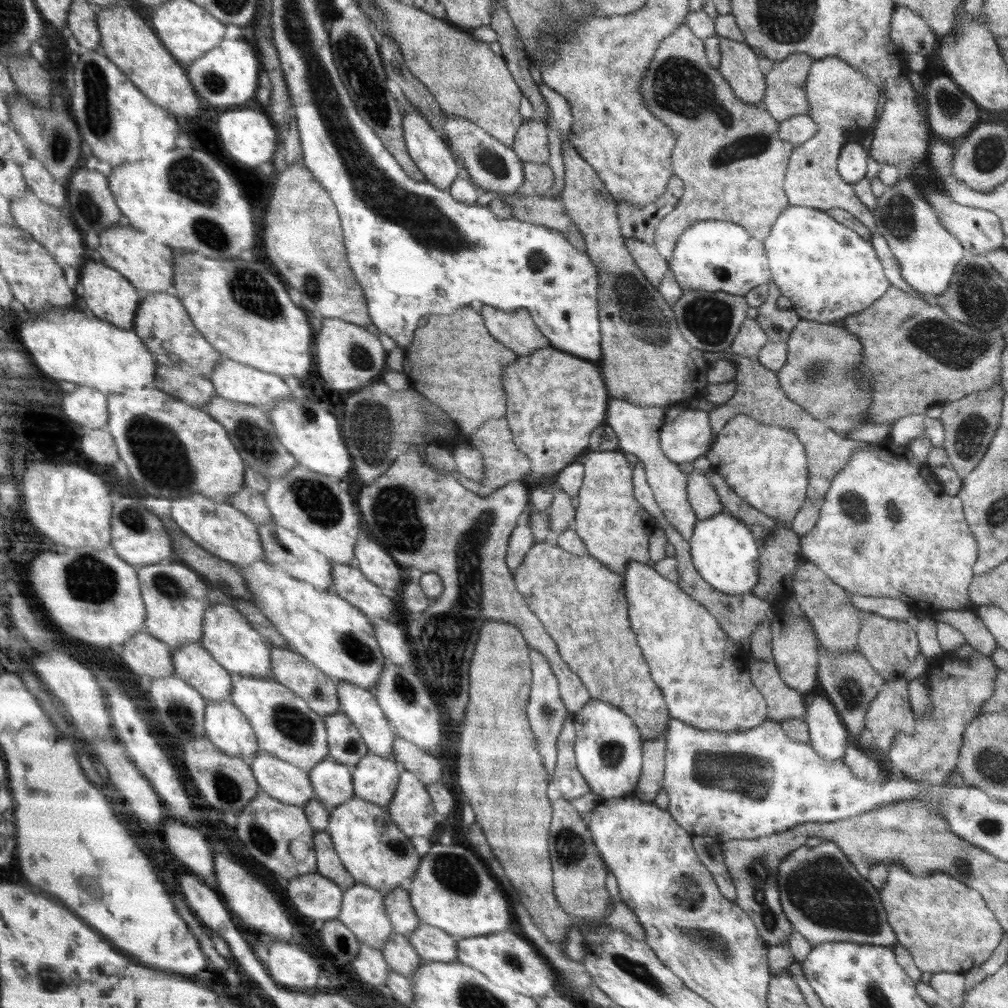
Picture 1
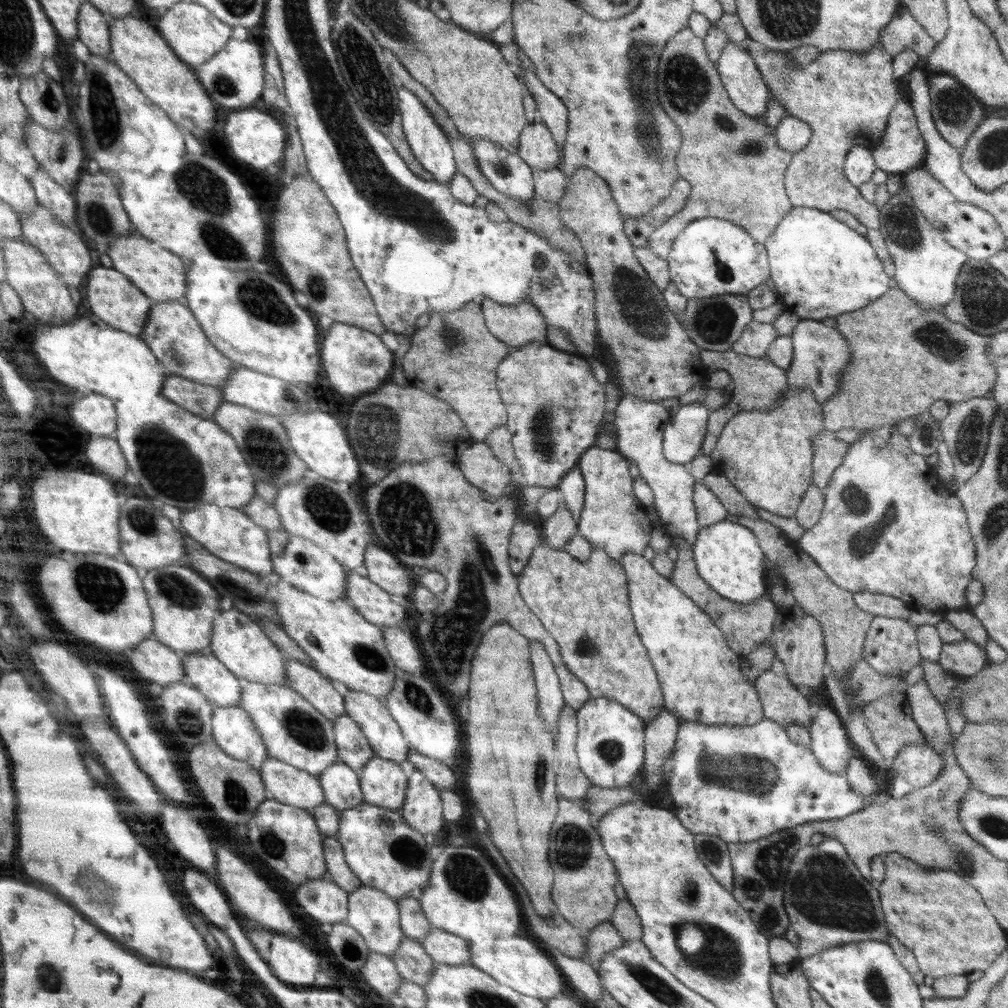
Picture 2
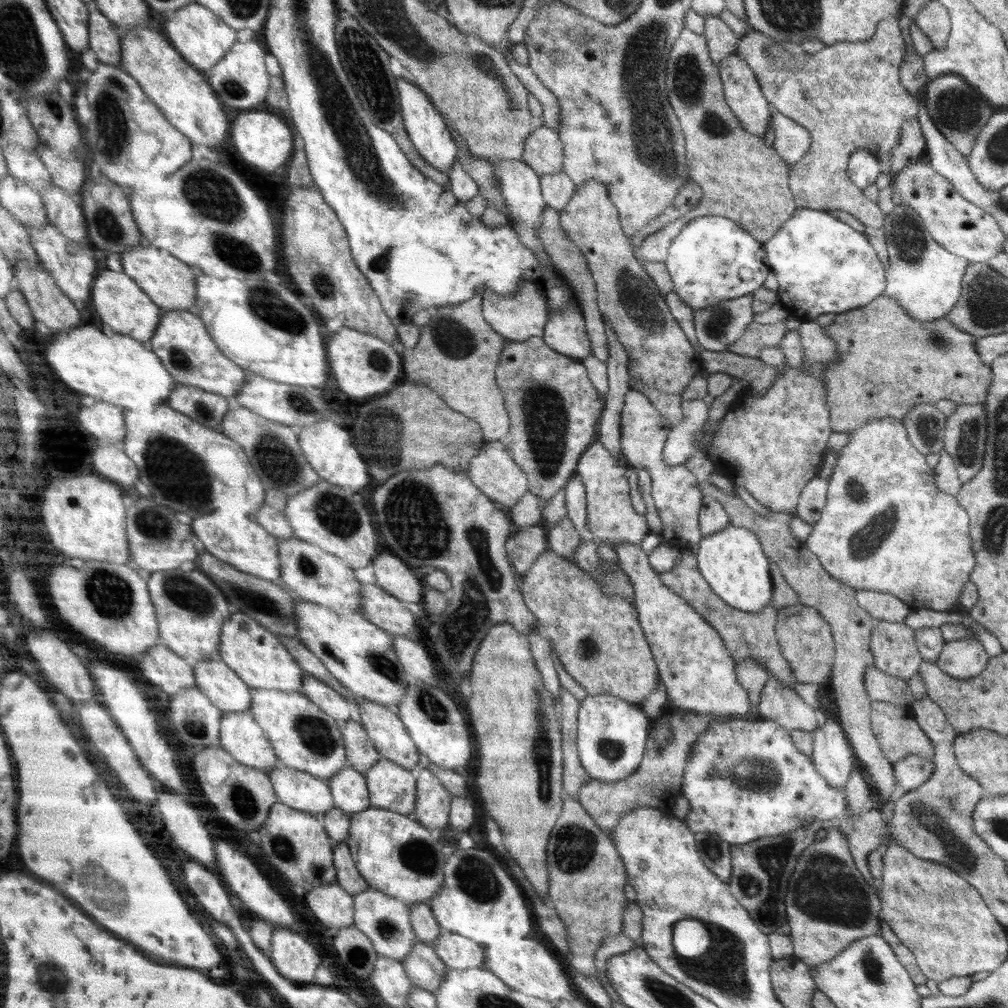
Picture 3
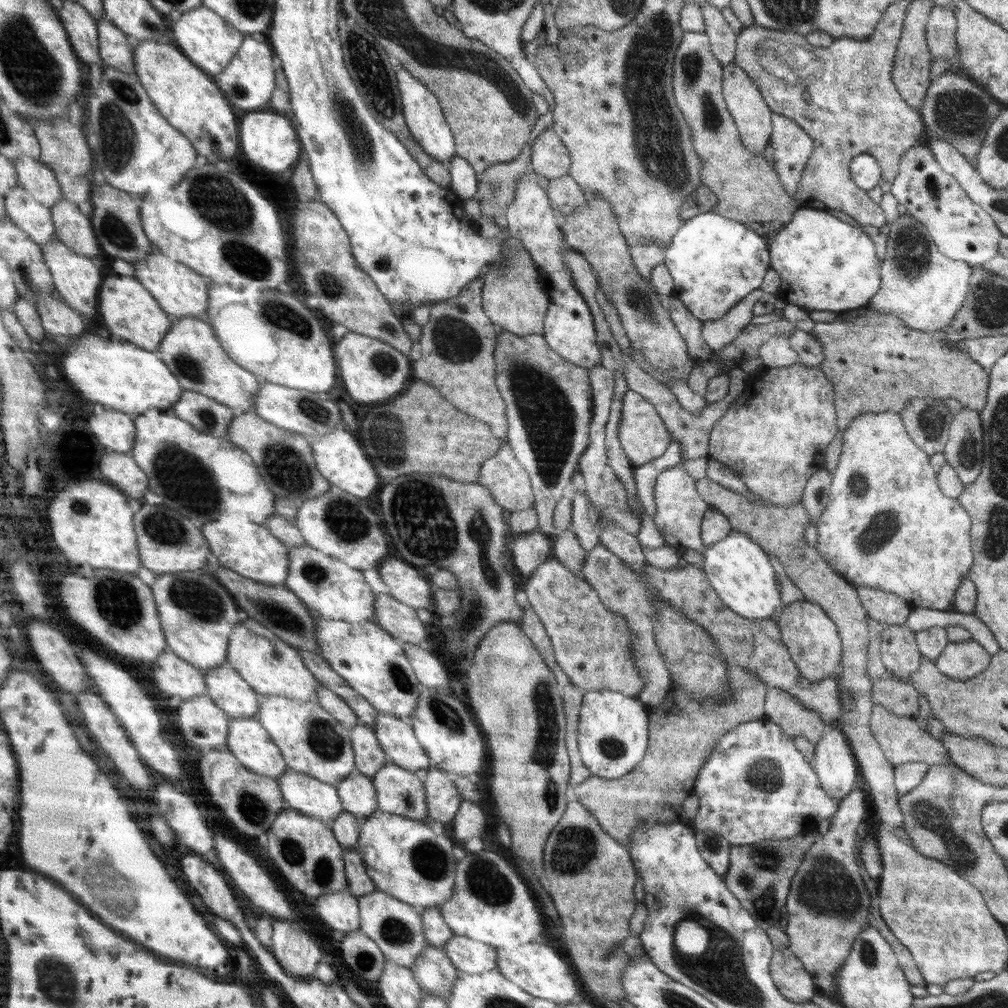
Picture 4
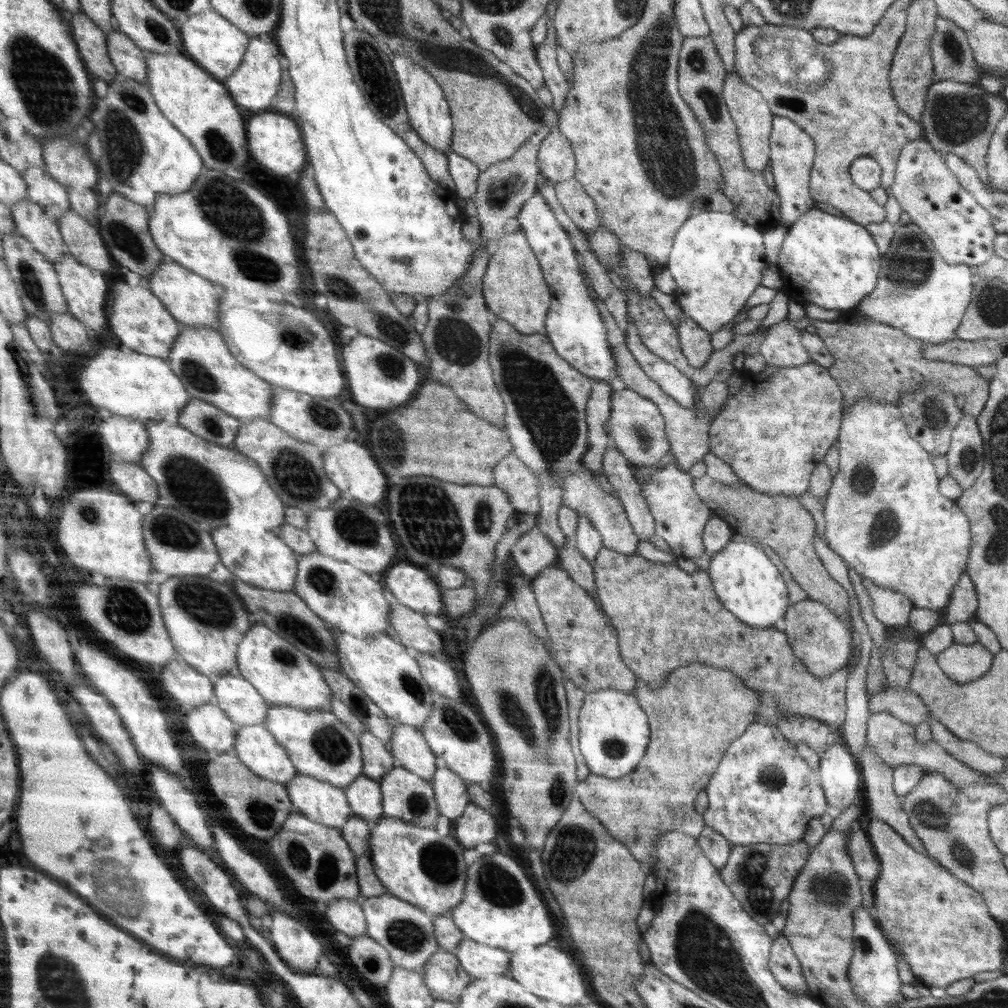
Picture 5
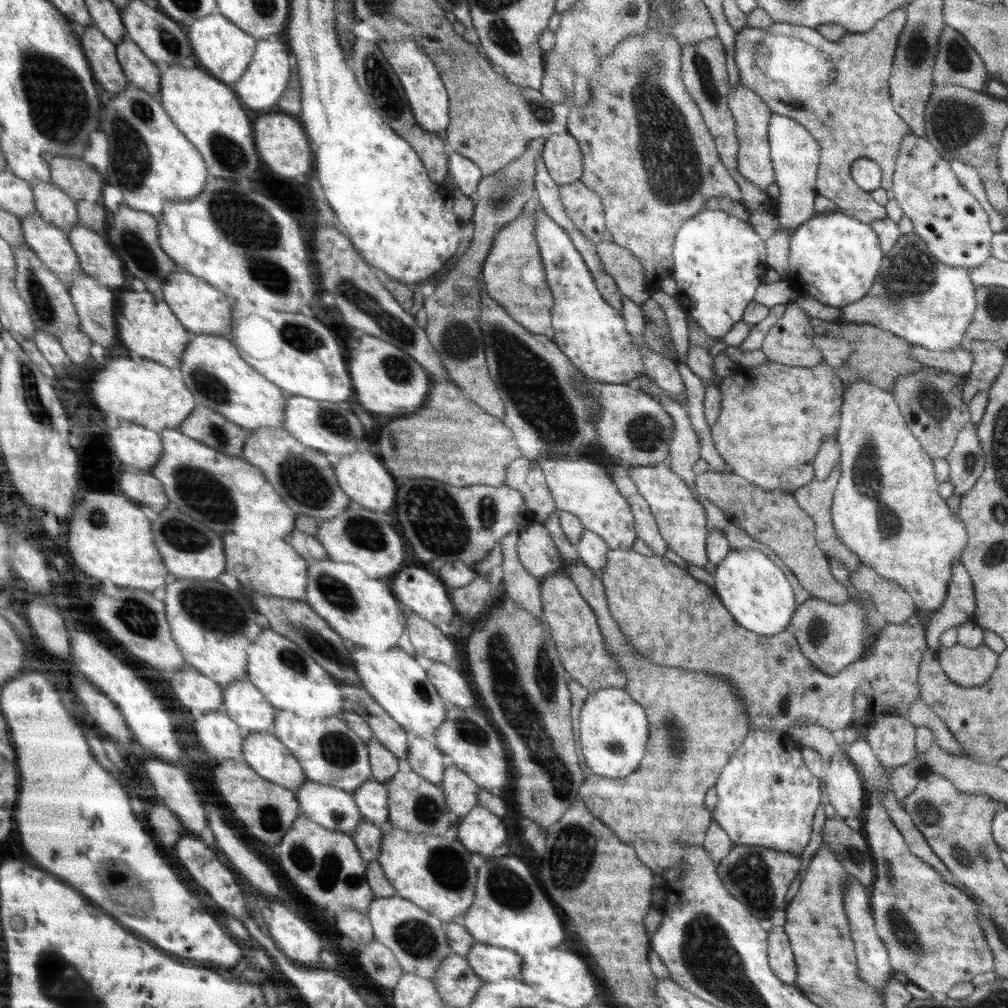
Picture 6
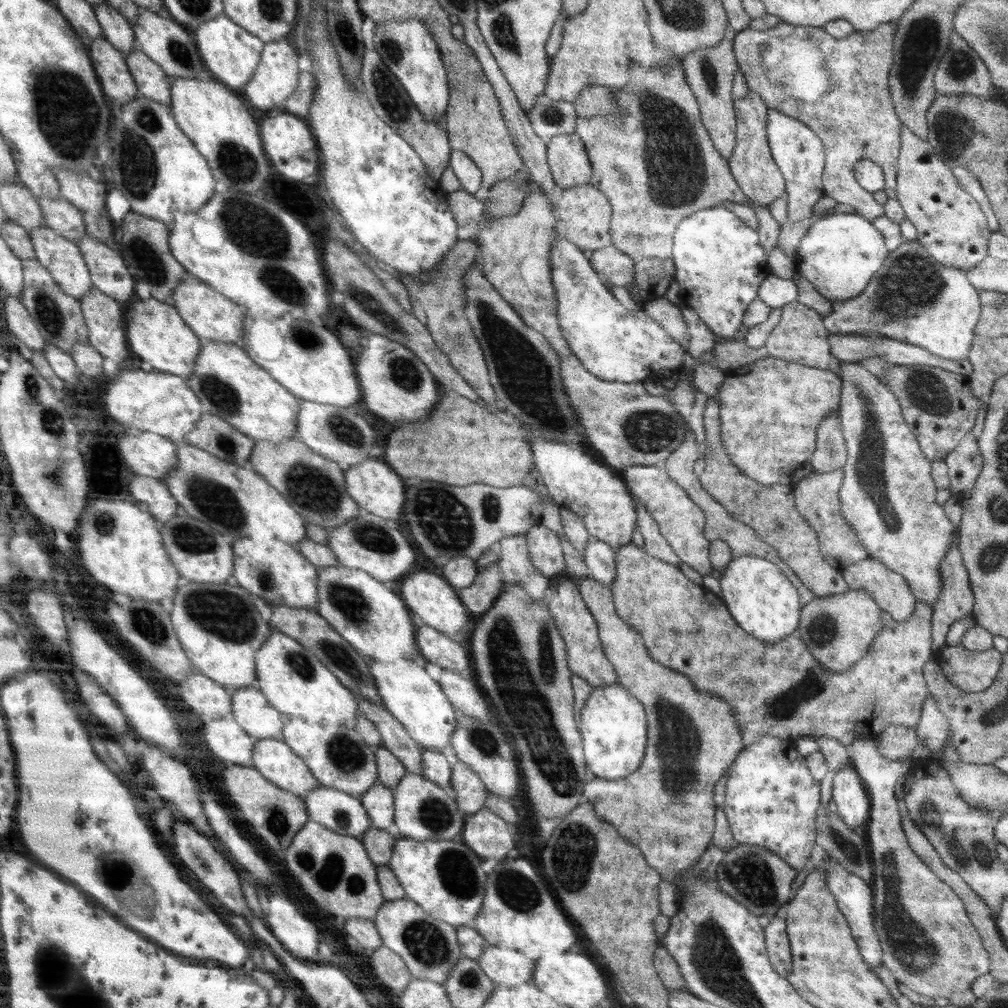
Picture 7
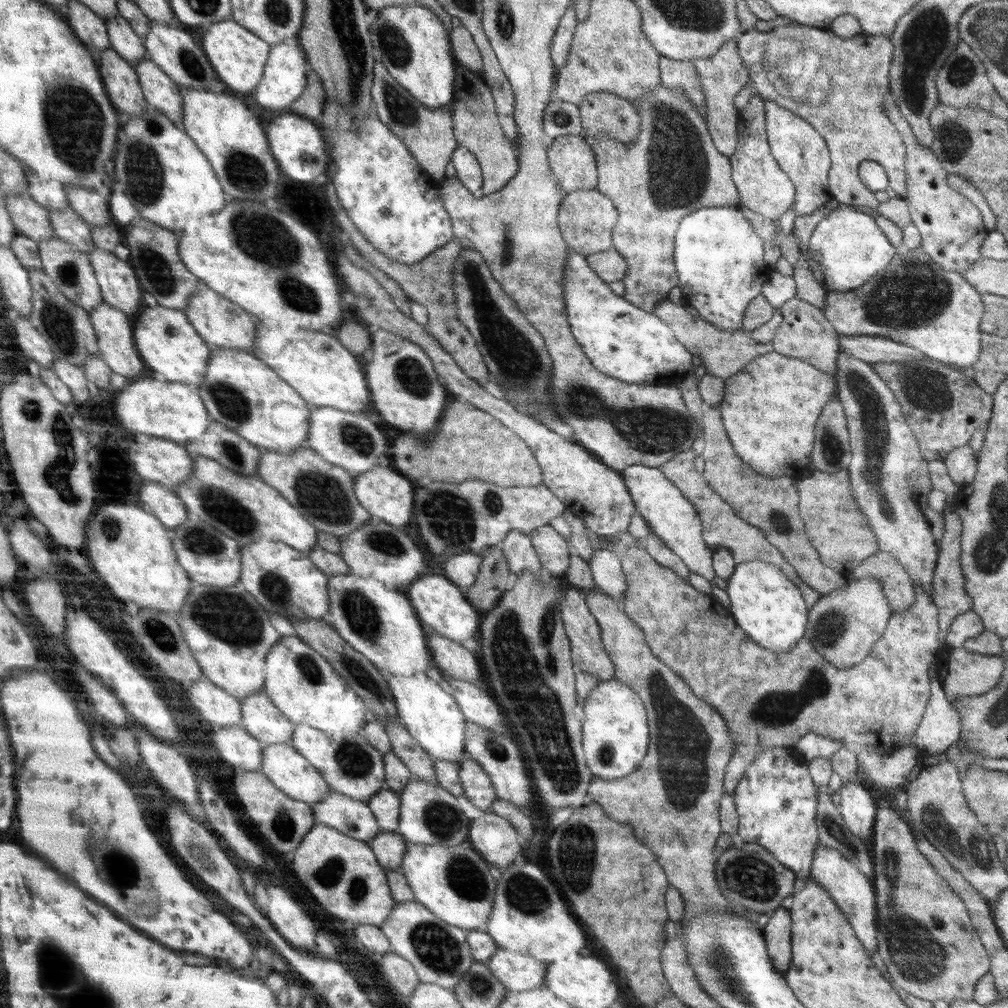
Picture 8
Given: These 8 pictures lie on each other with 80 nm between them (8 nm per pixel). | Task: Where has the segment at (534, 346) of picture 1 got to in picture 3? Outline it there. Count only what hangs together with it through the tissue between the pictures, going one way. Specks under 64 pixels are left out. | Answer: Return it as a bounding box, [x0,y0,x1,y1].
[480,281,549,343]

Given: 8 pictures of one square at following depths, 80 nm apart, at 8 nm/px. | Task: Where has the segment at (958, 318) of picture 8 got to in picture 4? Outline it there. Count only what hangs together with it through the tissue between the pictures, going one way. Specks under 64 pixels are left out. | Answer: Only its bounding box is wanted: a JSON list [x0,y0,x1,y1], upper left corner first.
[867,212,972,332]

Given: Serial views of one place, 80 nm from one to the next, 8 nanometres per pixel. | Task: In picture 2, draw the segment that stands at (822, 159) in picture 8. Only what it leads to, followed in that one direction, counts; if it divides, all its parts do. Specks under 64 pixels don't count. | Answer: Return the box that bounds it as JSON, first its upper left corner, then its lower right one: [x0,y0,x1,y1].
[774,116,812,152]

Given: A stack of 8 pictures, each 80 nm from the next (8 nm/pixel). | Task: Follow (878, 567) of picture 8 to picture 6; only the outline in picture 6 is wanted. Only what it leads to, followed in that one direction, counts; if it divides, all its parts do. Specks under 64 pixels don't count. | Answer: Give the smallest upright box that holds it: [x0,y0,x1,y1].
[849,564,917,624]

